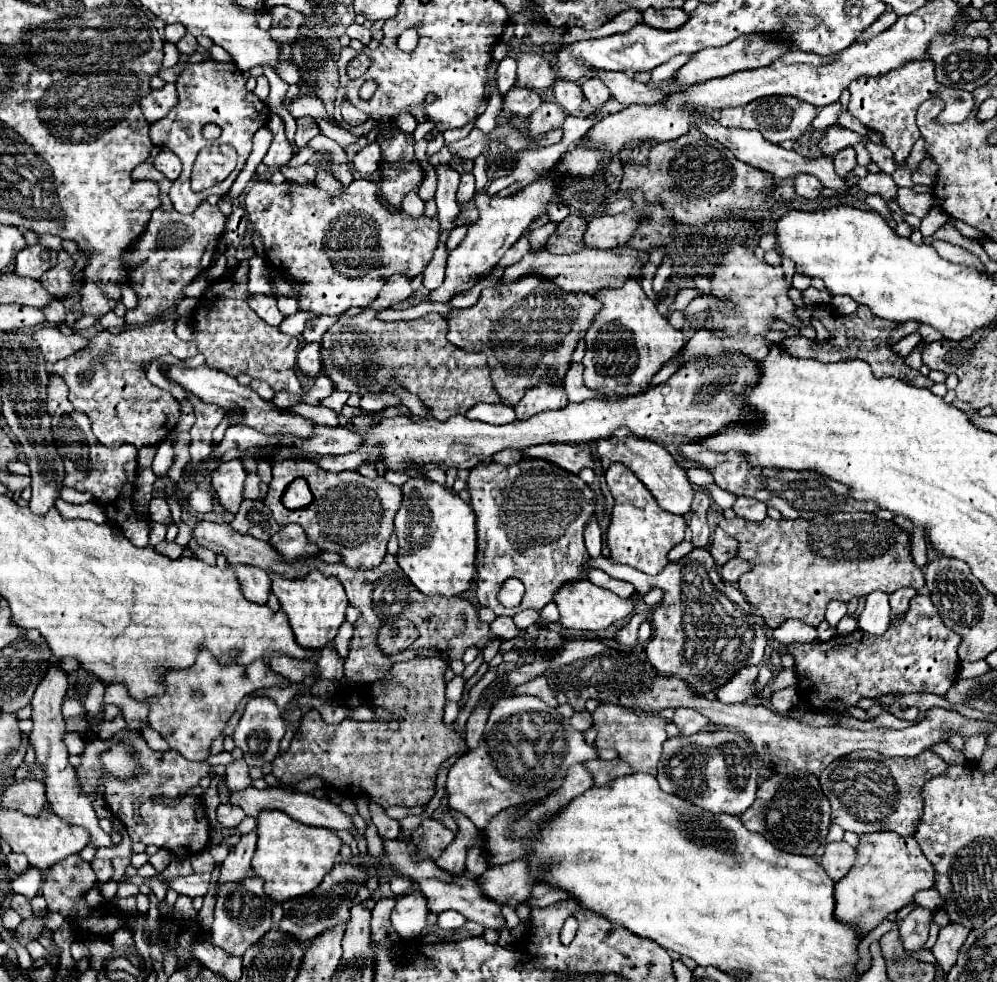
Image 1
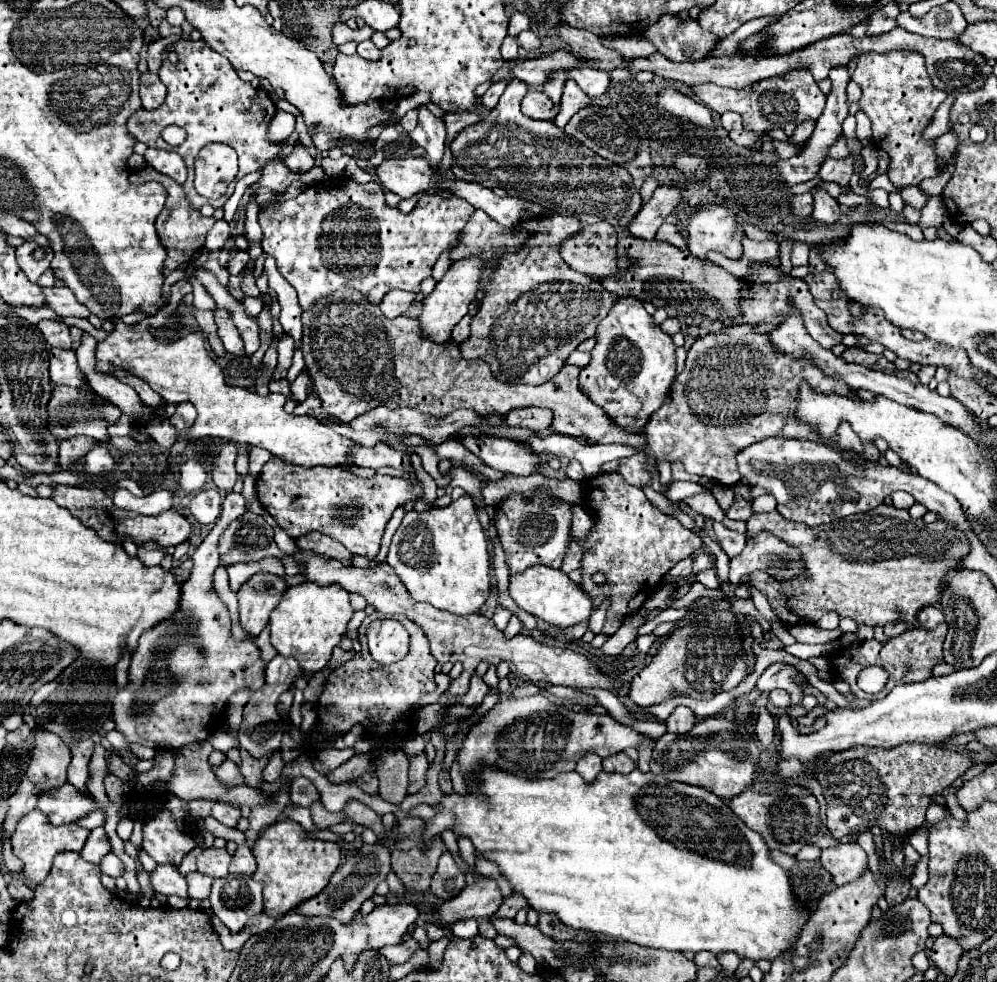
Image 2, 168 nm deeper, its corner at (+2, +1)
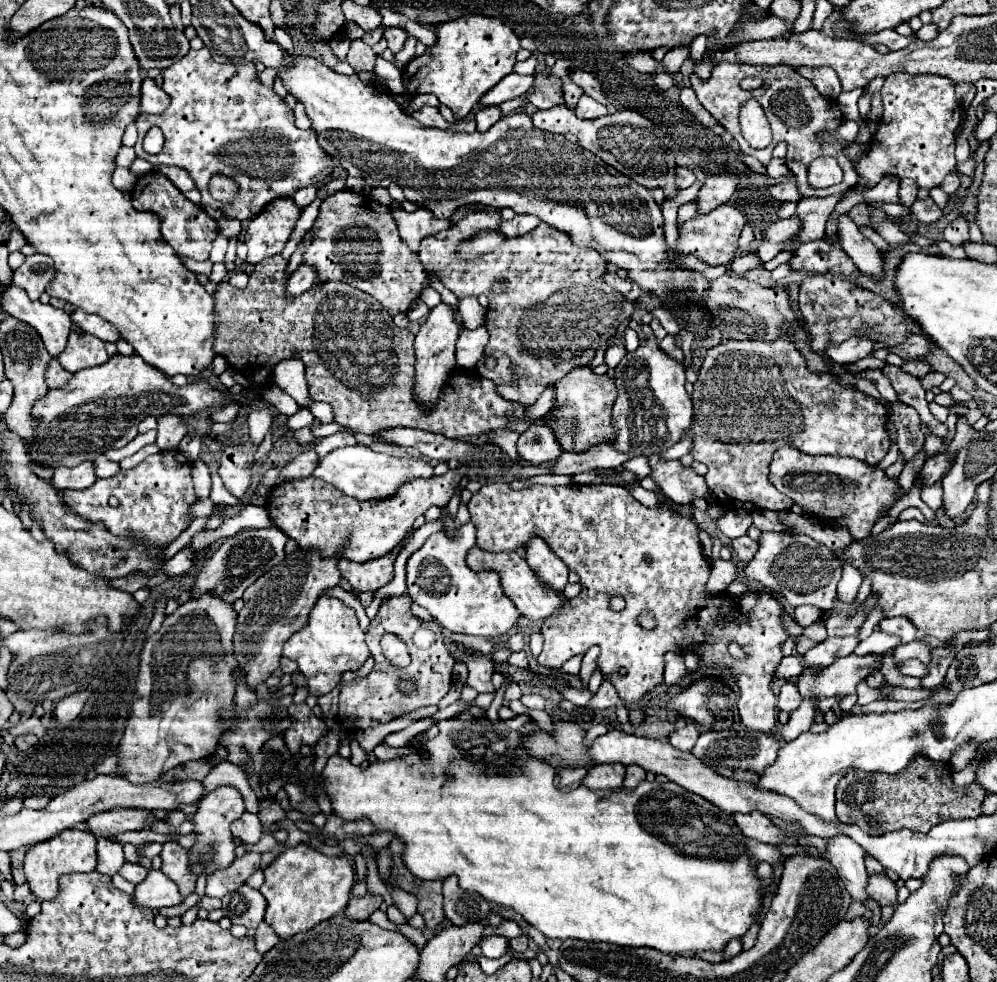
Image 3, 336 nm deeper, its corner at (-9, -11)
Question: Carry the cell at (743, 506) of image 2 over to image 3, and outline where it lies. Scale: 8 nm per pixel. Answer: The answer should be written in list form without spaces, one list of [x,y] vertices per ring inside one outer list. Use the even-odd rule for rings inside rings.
[[[730,510],[716,521],[716,525],[724,536],[740,538],[740,536],[746,536],[746,530],[752,526],[752,516],[750,514],[736,514]]]

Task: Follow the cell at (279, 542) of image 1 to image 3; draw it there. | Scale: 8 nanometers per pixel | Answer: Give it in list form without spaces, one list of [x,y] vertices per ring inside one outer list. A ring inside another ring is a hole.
[[[394,552],[388,556],[382,556],[380,560],[370,560],[364,564],[356,564],[356,562],[342,558],[338,562],[338,570],[342,578],[346,578],[352,584],[352,588],[356,588],[358,592],[364,592],[364,590],[374,592],[392,580],[394,558],[396,558]]]

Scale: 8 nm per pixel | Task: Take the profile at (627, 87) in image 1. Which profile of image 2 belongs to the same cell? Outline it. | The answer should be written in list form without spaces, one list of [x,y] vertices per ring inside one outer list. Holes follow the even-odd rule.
[[[663,90],[657,96],[657,106],[681,120],[689,120],[703,128],[713,128],[713,114],[703,104],[679,94],[677,90]]]

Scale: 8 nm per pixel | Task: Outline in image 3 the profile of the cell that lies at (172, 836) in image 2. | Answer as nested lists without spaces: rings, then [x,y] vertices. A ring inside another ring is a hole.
[[[166,842],[160,852],[160,858],[162,858],[162,872],[178,884],[180,894],[182,896],[192,894],[194,884],[196,884],[196,876],[190,868],[188,852],[178,842]]]

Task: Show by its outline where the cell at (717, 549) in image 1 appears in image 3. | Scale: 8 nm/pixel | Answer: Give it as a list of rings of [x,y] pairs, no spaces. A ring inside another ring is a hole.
[[[742,536],[742,538],[732,540],[732,548],[734,548],[736,556],[746,564],[746,562],[750,562],[750,560],[754,558],[754,554],[756,554],[756,550],[758,550],[758,542],[750,540],[748,536]]]

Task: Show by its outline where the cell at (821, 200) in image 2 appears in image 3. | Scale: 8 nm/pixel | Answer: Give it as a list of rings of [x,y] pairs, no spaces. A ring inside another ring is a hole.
[[[842,214],[838,218],[838,244],[852,258],[860,272],[870,276],[882,274],[882,256],[878,248],[860,234],[858,226],[850,220],[848,214]]]

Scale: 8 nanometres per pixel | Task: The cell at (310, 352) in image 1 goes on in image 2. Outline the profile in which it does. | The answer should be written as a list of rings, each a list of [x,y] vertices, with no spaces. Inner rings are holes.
[[[301,372],[299,378],[291,384],[291,394],[293,394],[293,398],[295,398],[297,404],[301,404],[307,398],[307,384],[309,382],[311,382],[309,380],[309,374],[307,372]]]

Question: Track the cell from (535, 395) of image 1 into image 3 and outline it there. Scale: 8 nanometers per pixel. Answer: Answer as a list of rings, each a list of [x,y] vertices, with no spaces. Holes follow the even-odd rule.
[[[532,424],[518,438],[518,454],[528,464],[544,464],[554,462],[562,454],[562,448],[556,444],[556,436],[552,436],[548,426]]]

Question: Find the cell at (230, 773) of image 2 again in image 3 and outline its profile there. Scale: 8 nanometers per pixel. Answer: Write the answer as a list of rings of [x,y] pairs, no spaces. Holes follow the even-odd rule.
[[[220,786],[214,792],[206,794],[206,798],[198,804],[198,812],[194,816],[194,832],[198,834],[198,840],[188,850],[194,874],[202,874],[202,872],[212,874],[216,868],[224,868],[236,858],[230,824],[240,814],[244,814],[244,800],[242,800],[242,794],[238,792],[238,788],[234,788],[234,786]]]

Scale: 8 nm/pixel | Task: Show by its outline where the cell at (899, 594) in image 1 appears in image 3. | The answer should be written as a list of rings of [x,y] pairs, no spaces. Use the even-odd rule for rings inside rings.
[[[886,618],[879,624],[880,630],[901,638],[902,644],[912,642],[918,636],[918,630],[906,618]]]

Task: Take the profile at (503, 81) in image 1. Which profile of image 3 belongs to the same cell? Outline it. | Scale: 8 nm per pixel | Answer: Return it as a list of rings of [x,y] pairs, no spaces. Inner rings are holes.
[[[482,106],[476,112],[476,124],[478,124],[478,132],[486,132],[494,122],[500,120],[500,108],[498,106]]]

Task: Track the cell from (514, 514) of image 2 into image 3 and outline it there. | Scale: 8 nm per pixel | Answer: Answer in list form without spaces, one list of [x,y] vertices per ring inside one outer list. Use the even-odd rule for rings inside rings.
[[[532,536],[526,544],[526,562],[552,588],[560,590],[568,584],[568,566],[538,536]]]

